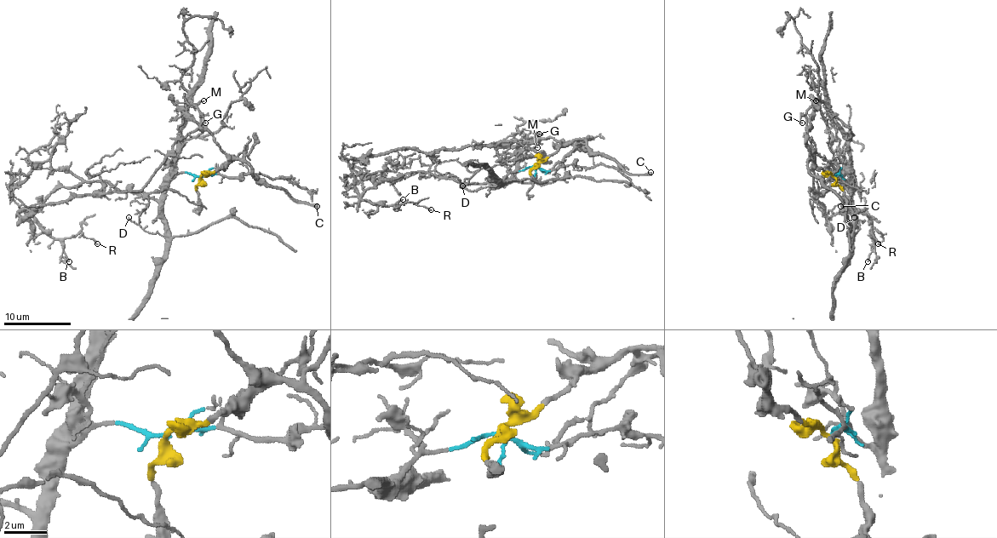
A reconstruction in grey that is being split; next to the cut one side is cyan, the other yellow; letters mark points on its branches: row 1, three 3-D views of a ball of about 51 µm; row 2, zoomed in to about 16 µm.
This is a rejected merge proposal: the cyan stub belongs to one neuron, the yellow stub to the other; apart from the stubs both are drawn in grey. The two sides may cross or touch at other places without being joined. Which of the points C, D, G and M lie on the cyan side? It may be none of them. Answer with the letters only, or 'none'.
D

